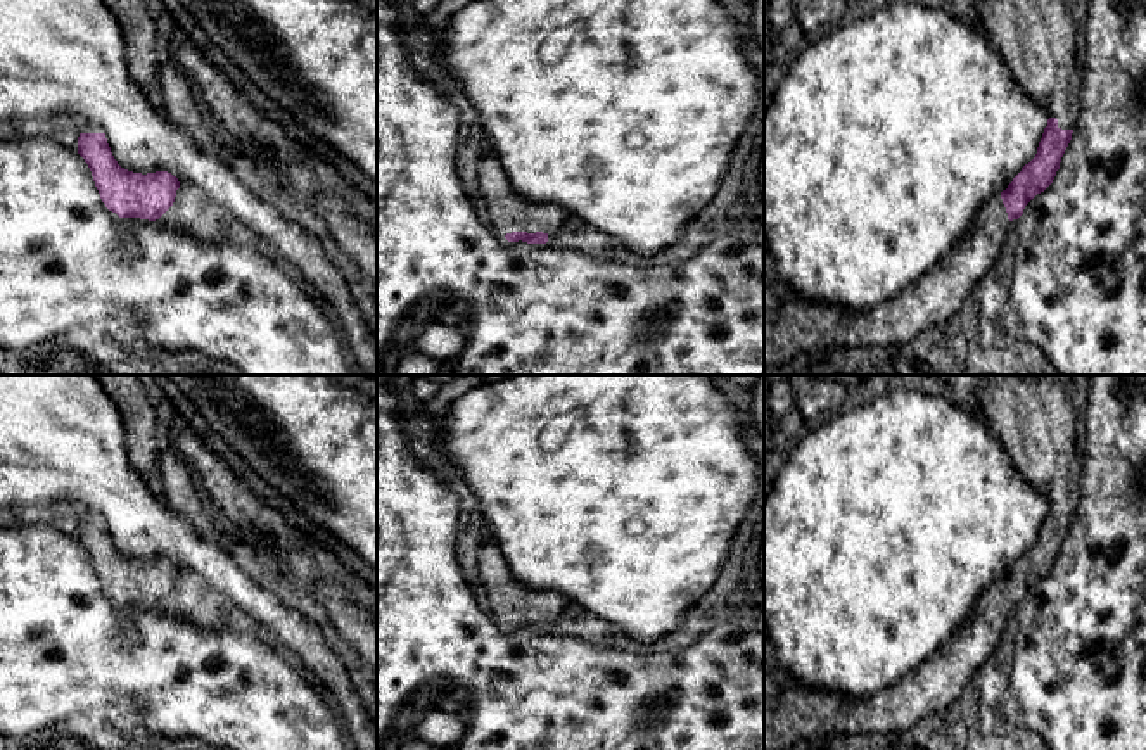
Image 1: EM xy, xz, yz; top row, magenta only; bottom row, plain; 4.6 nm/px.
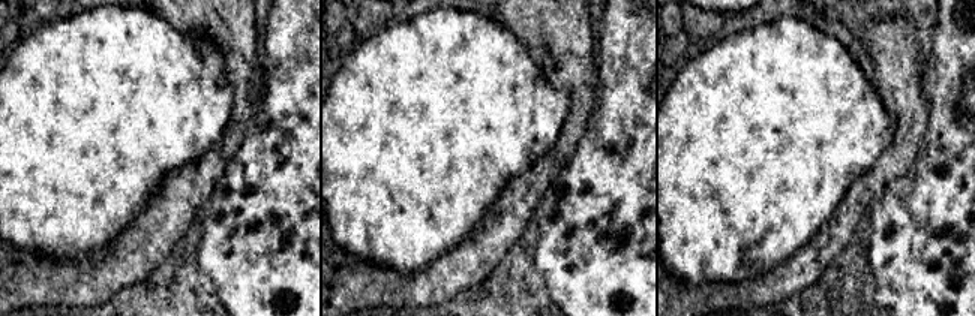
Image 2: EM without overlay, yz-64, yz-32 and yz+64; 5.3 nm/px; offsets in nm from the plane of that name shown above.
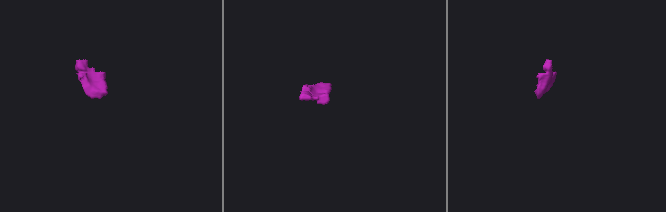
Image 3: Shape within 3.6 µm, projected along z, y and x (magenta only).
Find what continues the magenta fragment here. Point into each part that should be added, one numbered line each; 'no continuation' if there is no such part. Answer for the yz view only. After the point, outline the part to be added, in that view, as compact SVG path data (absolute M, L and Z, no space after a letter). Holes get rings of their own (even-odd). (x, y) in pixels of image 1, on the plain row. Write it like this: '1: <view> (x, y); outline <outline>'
1: yz (1032, 415); outline M978 375L977 394L989 427L999 435L1020 475L1056 505L1058 515L1073 517L1080 503L1080 456L1075 446L1075 411L1065 385L1054 375Z
2: yz (794, 712); outline M1001 581L990 582L973 601L965 620L939 650L916 671L895 684L871 695L850 696L800 684L776 662L771 639L764 638L764 750L792 750L799 741L828 734L897 733L914 726L925 715L951 705L982 664L999 648L1009 607Z

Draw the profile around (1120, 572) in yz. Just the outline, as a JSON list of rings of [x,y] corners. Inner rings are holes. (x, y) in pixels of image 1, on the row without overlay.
[[[1092,375],[1084,422],[1080,503],[1072,527],[1053,570],[1025,593],[1018,607],[1009,608],[1016,627],[1009,660],[1009,688],[1020,700],[1025,724],[1042,738],[1047,750],[1146,750],[1146,375]]]

